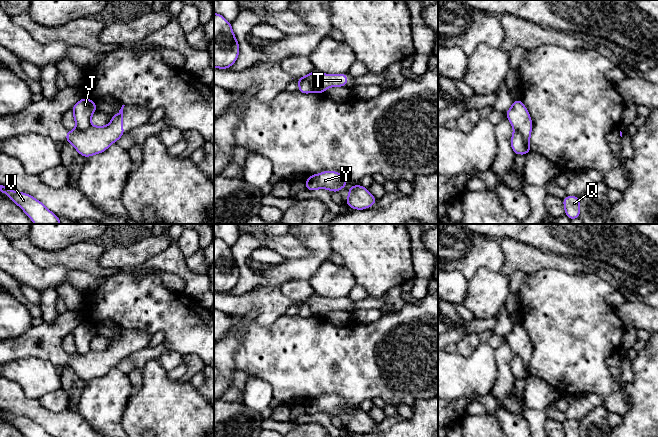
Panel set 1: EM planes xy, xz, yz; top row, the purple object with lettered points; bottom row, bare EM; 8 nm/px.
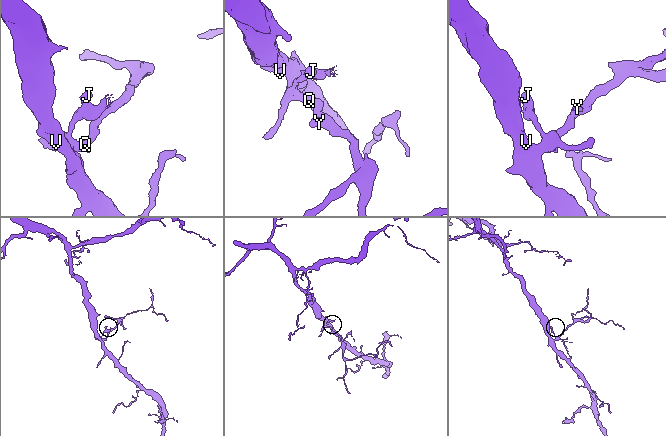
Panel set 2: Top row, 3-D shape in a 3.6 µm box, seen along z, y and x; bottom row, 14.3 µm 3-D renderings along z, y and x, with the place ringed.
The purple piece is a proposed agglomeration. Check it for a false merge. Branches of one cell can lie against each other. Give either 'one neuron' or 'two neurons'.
two neurons

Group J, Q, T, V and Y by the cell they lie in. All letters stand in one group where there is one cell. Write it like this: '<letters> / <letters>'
J Q V Y / T

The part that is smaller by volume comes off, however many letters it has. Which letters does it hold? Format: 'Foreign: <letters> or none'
Foreign: T

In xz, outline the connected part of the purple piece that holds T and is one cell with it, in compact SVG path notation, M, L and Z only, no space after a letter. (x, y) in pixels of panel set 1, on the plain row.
M313 295L304 301L296 302L296 304L300 307L303 303L308 303L311 308L312 315L314 317L323 318L324 315L330 311L347 311L348 299L348 297L331 299Z

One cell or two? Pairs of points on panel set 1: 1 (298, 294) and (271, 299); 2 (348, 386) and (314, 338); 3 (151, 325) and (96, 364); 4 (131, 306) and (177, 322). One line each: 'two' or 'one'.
1: two
2: one
3: two
4: one

